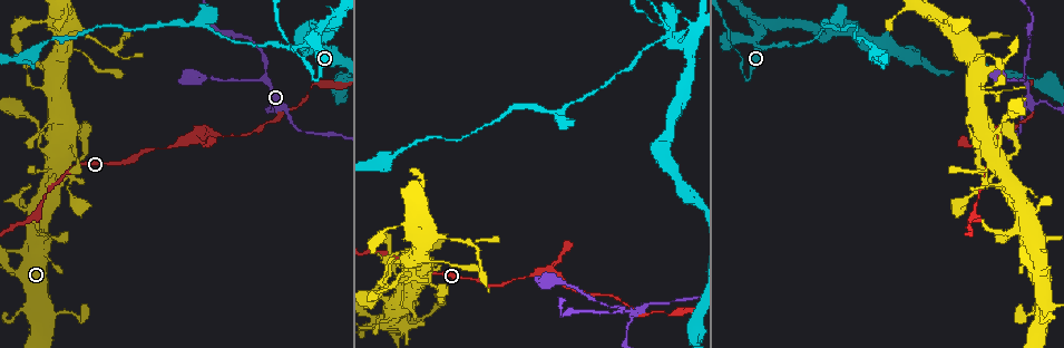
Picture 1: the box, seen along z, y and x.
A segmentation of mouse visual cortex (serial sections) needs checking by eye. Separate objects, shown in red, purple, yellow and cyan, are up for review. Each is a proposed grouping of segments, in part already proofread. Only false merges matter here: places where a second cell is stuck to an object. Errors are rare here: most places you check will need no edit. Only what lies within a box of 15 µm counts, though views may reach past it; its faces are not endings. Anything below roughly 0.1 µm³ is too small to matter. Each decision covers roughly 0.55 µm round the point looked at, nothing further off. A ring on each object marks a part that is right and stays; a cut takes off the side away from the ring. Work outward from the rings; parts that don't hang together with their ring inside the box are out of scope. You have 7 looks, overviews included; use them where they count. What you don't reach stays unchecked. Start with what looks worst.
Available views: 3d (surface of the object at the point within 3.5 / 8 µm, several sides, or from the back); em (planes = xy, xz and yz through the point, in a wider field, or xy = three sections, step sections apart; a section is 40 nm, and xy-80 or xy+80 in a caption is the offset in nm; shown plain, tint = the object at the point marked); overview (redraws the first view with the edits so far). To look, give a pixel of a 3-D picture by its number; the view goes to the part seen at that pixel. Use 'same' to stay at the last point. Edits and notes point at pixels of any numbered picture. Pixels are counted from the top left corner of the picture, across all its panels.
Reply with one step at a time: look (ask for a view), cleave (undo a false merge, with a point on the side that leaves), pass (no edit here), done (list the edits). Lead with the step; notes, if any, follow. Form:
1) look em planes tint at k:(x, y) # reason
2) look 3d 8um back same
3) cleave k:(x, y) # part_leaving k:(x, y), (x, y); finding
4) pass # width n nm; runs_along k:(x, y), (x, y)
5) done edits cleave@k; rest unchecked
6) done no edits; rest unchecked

look 3d 8um at 1:(311, 78) # abrupt turn

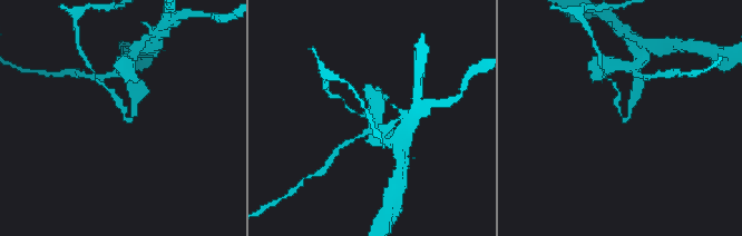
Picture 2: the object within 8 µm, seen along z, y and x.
look 3d 3.5um back at 2:(126, 120) # zoom in

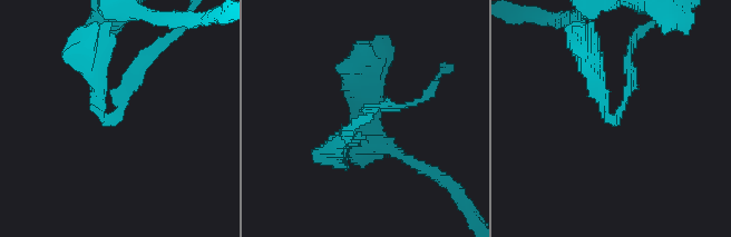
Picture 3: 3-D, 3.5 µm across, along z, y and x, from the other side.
look em planes tint at 3:(118, 118) # arm_widths 150, 250 nm

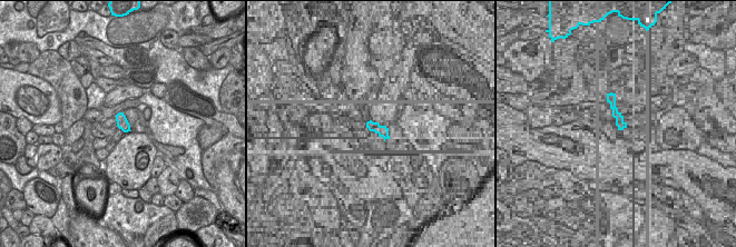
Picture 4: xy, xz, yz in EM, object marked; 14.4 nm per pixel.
pass # runs_along 3:(338, 145), (366, 108), (396, 108); all the same cell

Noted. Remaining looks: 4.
look 3d 8um at 1:(1025, 72) # three arms meet

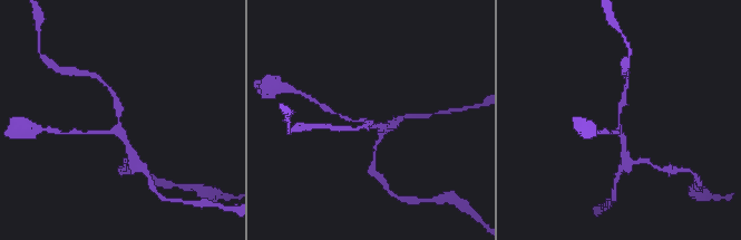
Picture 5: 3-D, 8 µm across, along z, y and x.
look 3d 3.5um at 5:(370, 121)

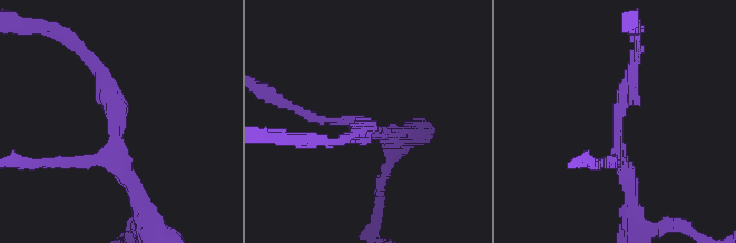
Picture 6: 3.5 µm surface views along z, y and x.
look em xy step 3 tint at 6:(113, 136) # arms 3; arm_widths 150, 200, 250 nm; now the EM

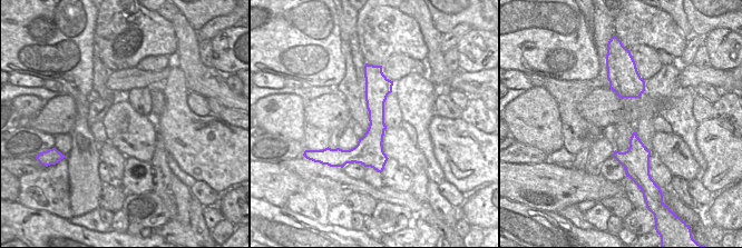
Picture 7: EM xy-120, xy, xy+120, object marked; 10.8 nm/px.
pass # one cell here

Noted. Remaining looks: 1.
done no edits; rest unchecked

